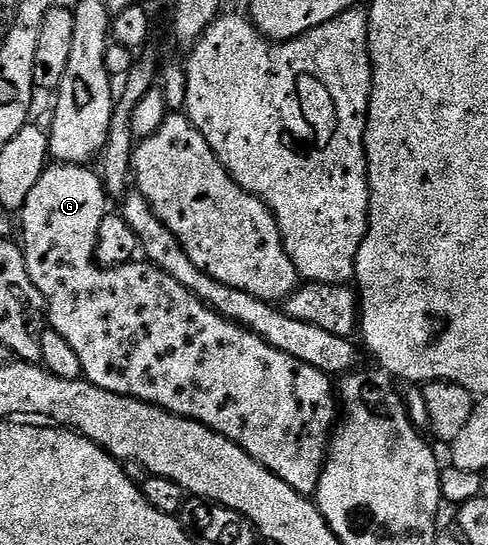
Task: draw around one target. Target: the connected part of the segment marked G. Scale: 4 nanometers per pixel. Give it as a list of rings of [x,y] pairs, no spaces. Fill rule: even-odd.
[[[54,163],[42,172],[40,183],[36,183],[36,187],[32,187],[32,191],[28,194],[28,199],[20,211],[20,233],[22,229],[23,241],[21,244],[24,246],[26,254],[26,270],[32,283],[46,301],[45,314],[48,318],[49,328],[64,335],[64,339],[68,339],[72,351],[76,351],[76,355],[80,358],[83,378],[104,391],[112,391],[125,397],[135,397],[138,401],[159,405],[160,408],[174,413],[177,417],[187,417],[193,421],[199,421],[200,424],[207,425],[212,431],[224,435],[229,441],[235,441],[241,449],[248,451],[248,455],[252,455],[252,459],[256,459],[261,465],[268,467],[268,471],[272,471],[272,475],[284,479],[284,483],[288,483],[288,487],[292,487],[296,492],[307,495],[317,494],[322,468],[326,465],[328,446],[332,440],[332,430],[336,425],[336,417],[334,421],[336,389],[330,386],[331,378],[327,374],[316,371],[316,367],[312,367],[308,363],[300,363],[300,359],[292,359],[292,355],[284,355],[284,351],[276,351],[268,343],[264,343],[264,339],[260,339],[260,335],[248,331],[242,325],[237,325],[235,321],[224,319],[216,310],[208,308],[200,298],[192,295],[192,291],[188,291],[188,287],[176,283],[176,279],[172,279],[172,275],[160,271],[145,260],[135,259],[128,265],[121,265],[115,269],[103,269],[98,264],[94,252],[98,242],[100,223],[106,218],[108,212],[106,204],[108,204],[106,186],[103,185],[101,176],[95,170],[93,173],[86,165]]]

